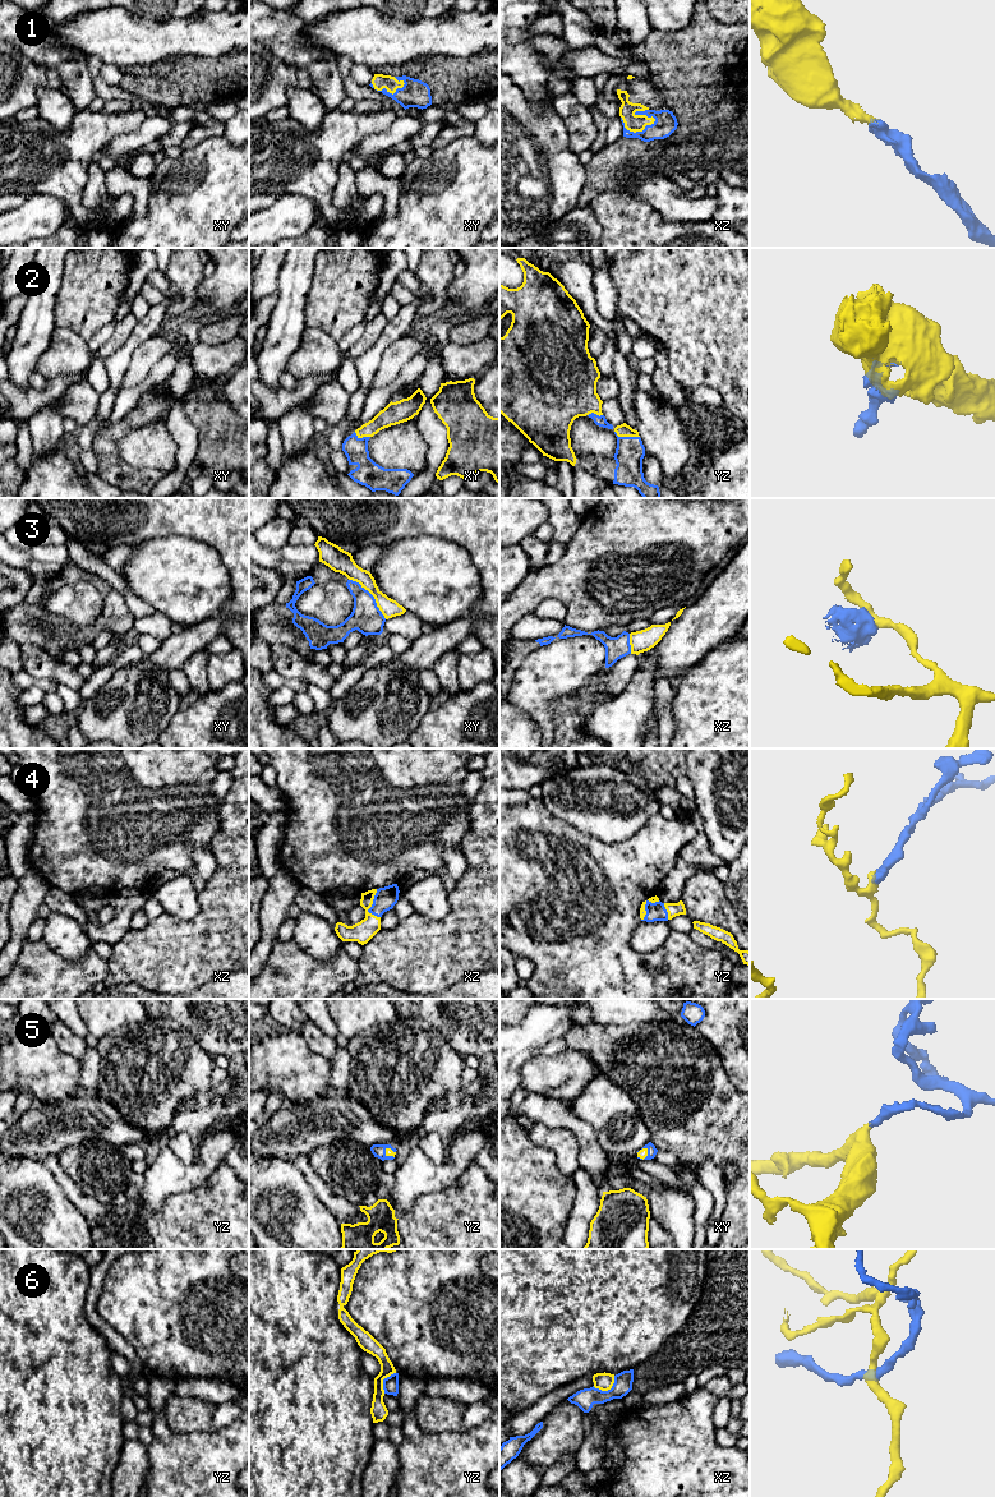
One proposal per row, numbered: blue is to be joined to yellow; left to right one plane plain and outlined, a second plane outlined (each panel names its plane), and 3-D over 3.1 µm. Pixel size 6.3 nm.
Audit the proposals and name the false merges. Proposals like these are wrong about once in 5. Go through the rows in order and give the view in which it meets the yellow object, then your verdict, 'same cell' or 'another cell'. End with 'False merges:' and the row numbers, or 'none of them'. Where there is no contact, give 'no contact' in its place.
1: meets yellow in xz; same cell
2: meets yellow in yz; same cell
3: meets yellow in xy; another cell
4: meets yellow in xz; same cell
5: meets yellow in yz; same cell
6: meets yellow in xz; another cell
False merges: 3, 6

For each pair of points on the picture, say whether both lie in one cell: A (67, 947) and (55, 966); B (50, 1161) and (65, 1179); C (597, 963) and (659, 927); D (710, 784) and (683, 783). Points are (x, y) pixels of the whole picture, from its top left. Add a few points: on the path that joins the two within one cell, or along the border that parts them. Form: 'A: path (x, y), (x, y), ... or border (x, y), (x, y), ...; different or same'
A: border (42, 940), (69, 959), (81, 959), (91, 949); different
B: path (54, 1165), (61, 1175); same
C: border (641, 921), (631, 938), (631, 947), (645, 954); different
D: border (680, 767), (692, 786), (694, 798); different

